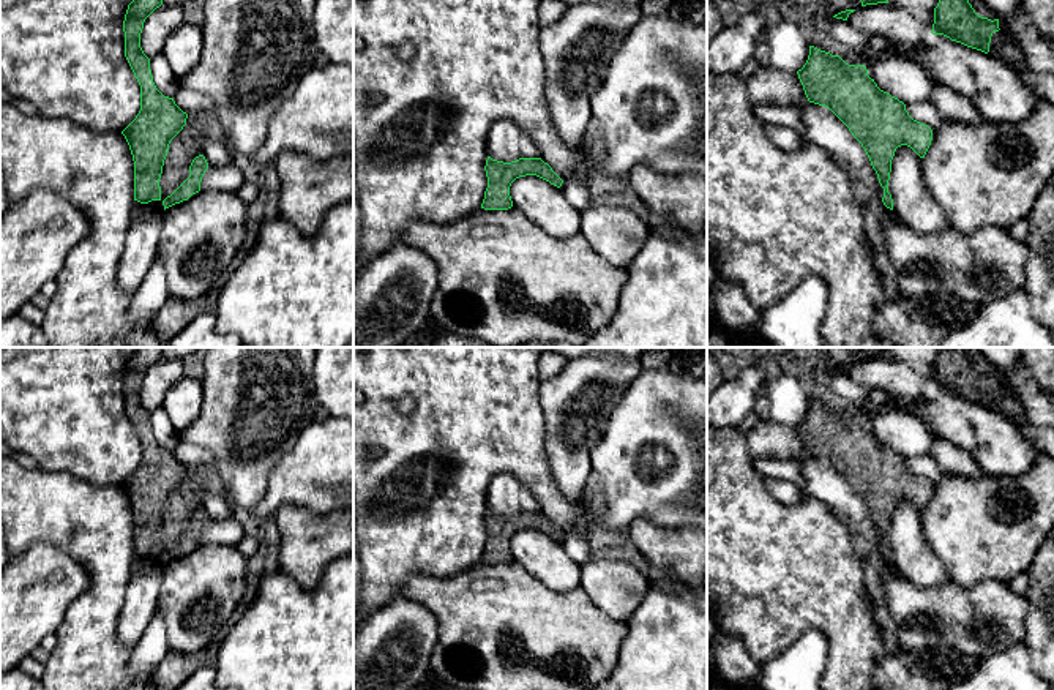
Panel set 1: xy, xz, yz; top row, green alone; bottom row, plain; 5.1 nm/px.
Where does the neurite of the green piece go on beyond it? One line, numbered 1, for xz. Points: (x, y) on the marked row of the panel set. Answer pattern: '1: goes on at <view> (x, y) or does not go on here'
1: does not go on here

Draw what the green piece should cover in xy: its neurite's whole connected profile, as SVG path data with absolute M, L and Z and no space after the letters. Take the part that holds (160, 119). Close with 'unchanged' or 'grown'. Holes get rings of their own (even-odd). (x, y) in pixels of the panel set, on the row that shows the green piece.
M133 0L123 21L125 57L140 85L140 111L121 134L133 155L134 201L140 204L161 201L159 178L169 144L188 118L174 98L164 96L156 88L150 58L140 47L144 22L161 5L163 0Z | unchanged

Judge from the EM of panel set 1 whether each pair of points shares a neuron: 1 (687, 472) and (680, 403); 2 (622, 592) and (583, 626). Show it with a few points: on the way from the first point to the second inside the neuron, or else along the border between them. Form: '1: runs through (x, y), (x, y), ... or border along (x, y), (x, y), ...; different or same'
1: runs through (685, 455), (680, 450), (680, 420); same
2: border along (581, 586), (597, 607), (609, 616), (625, 621); different

